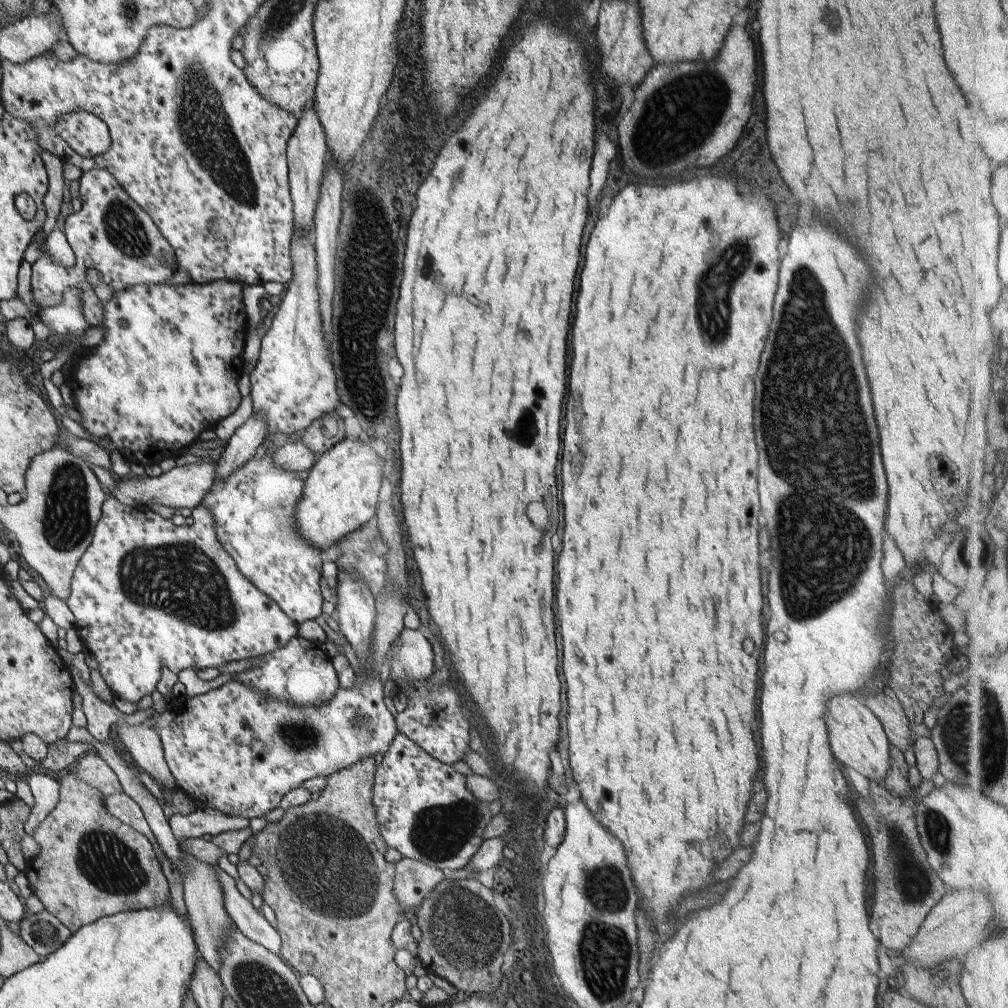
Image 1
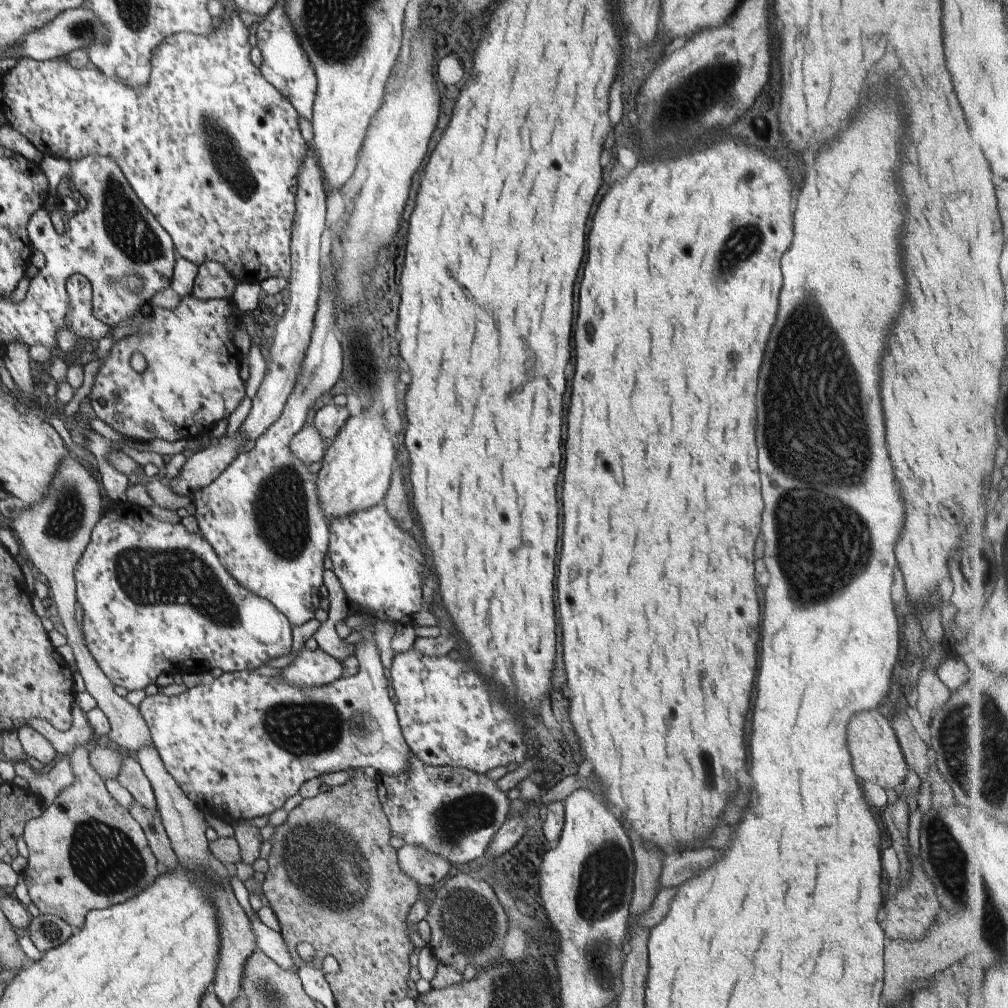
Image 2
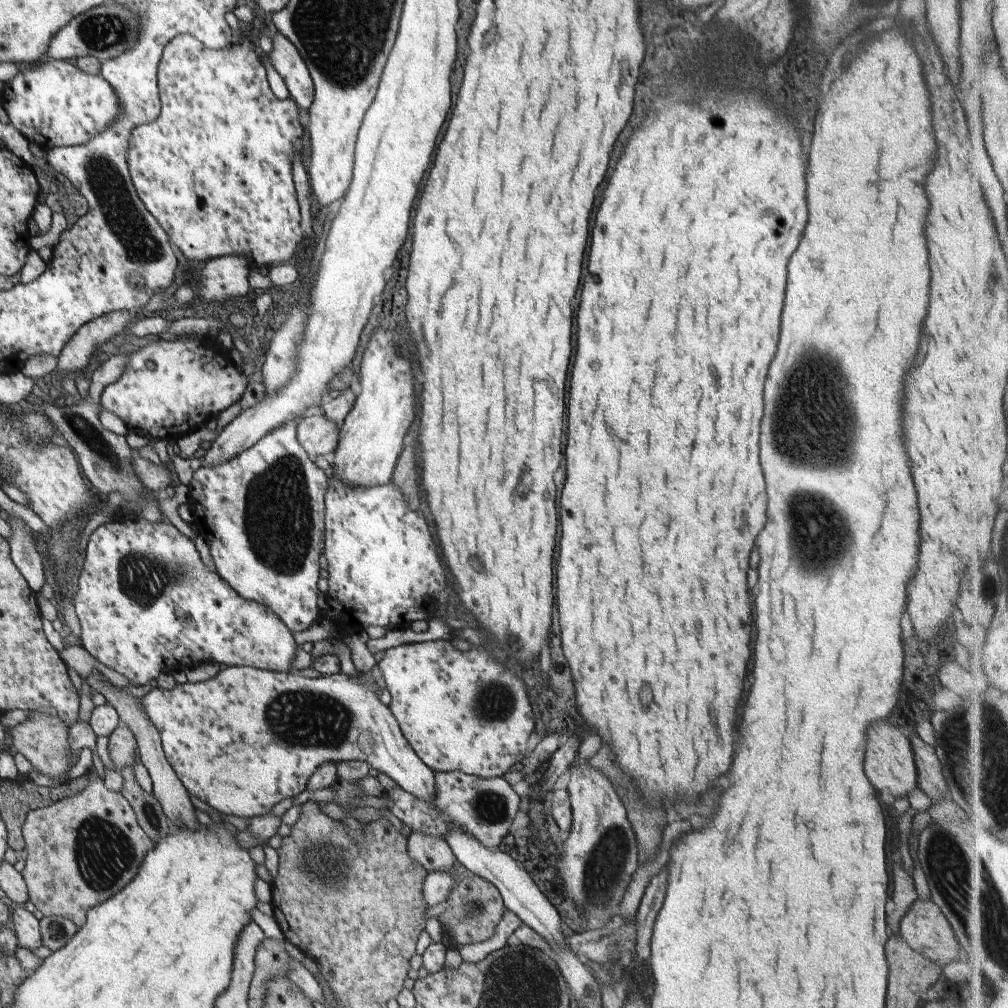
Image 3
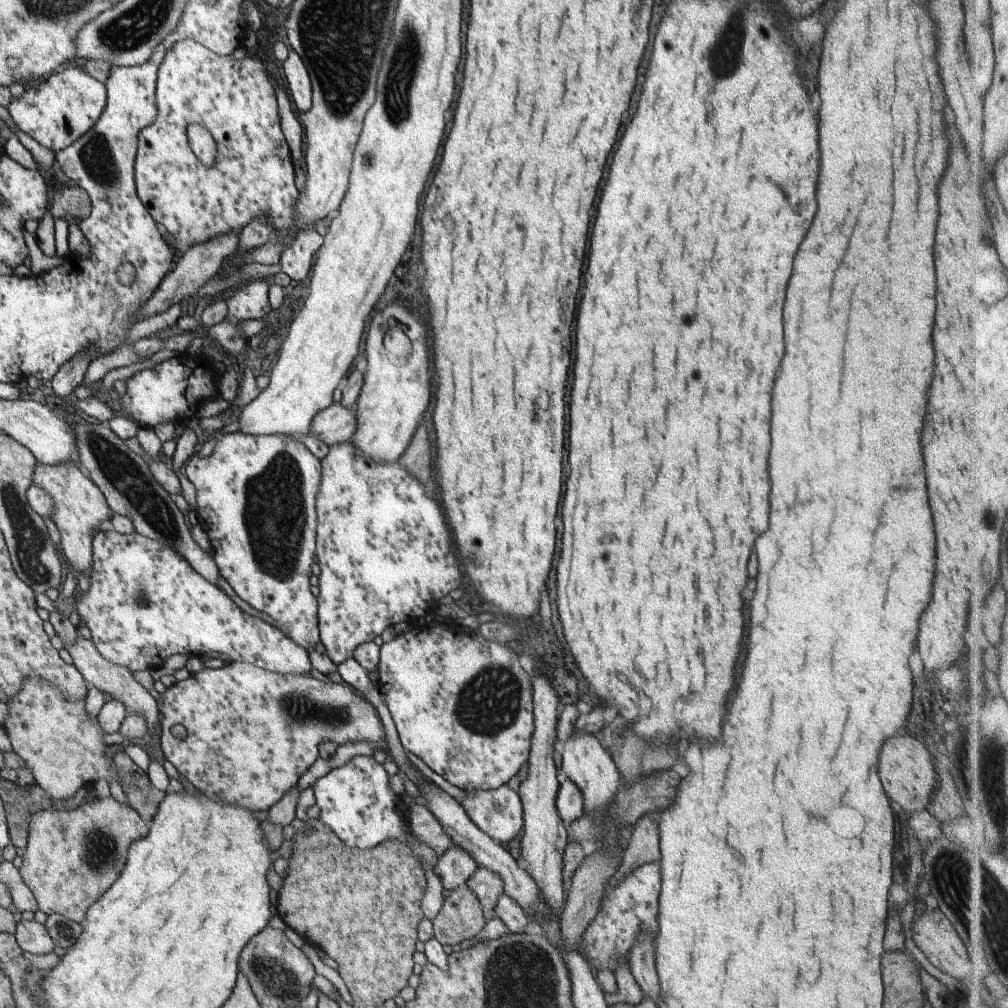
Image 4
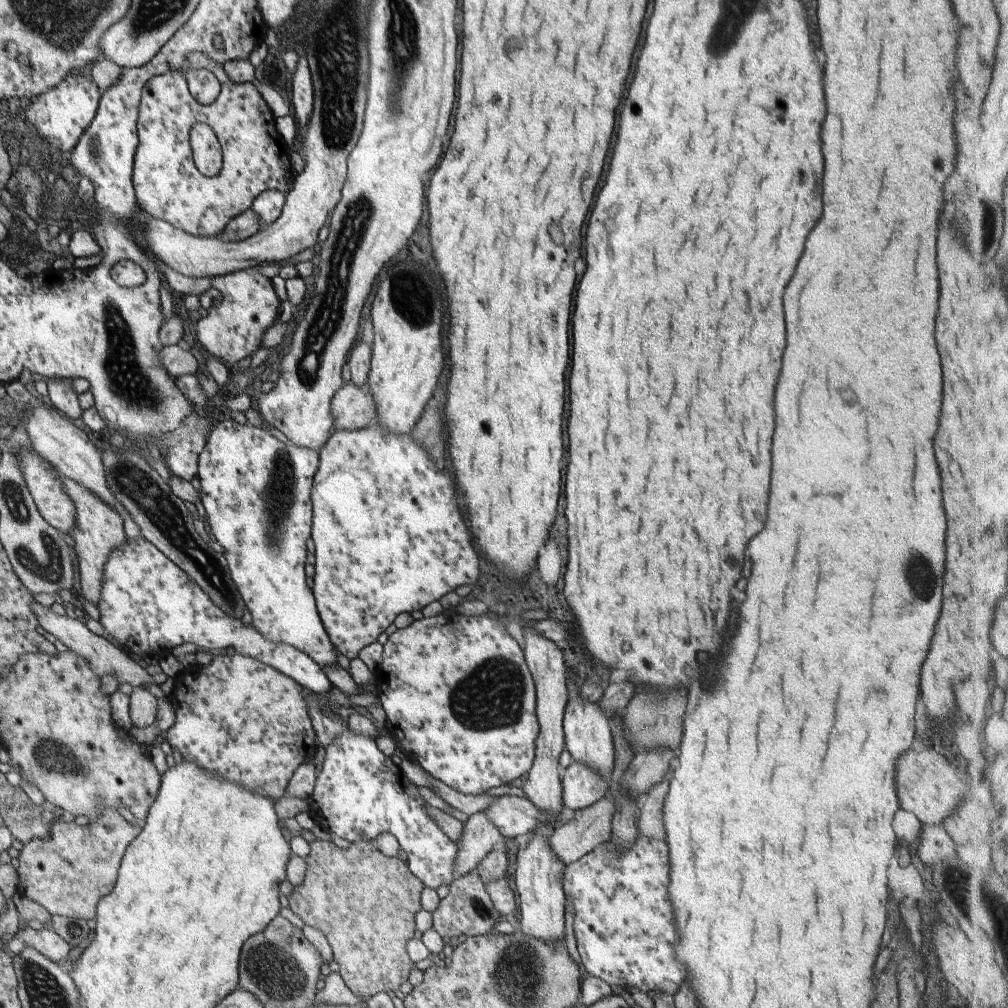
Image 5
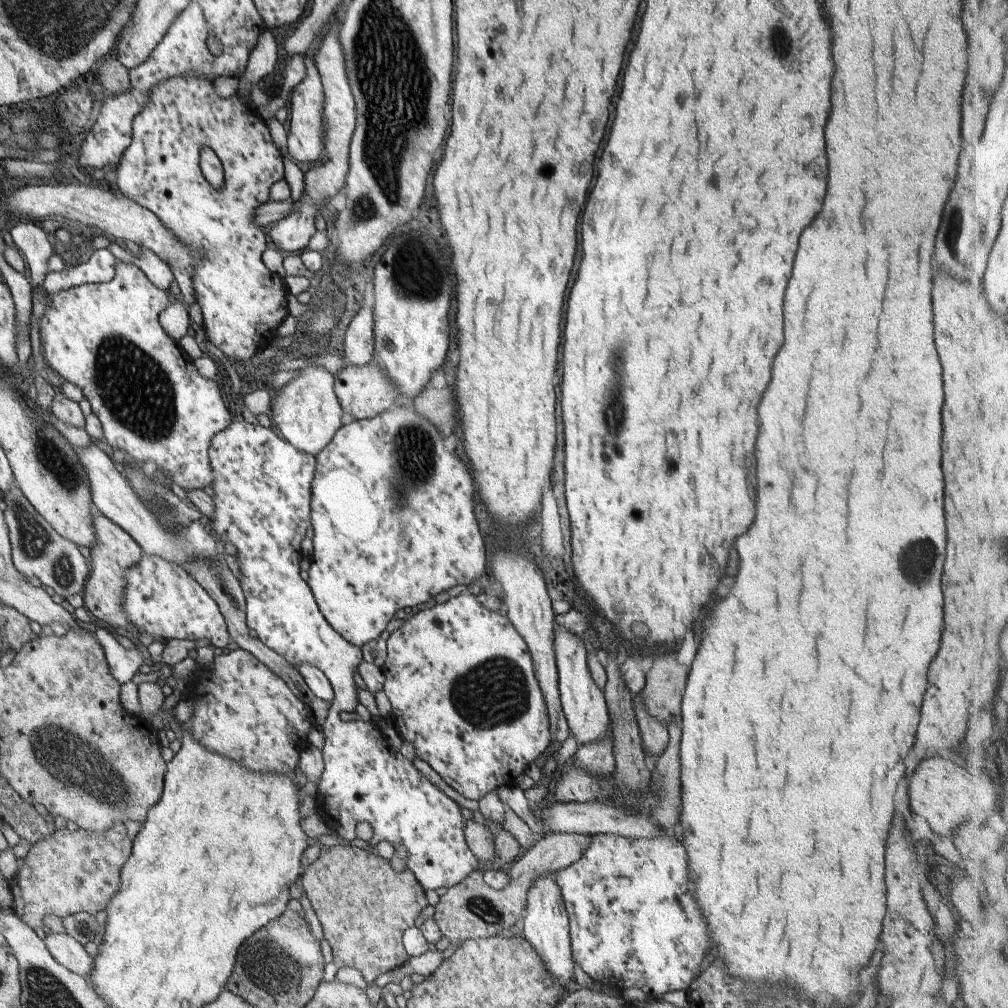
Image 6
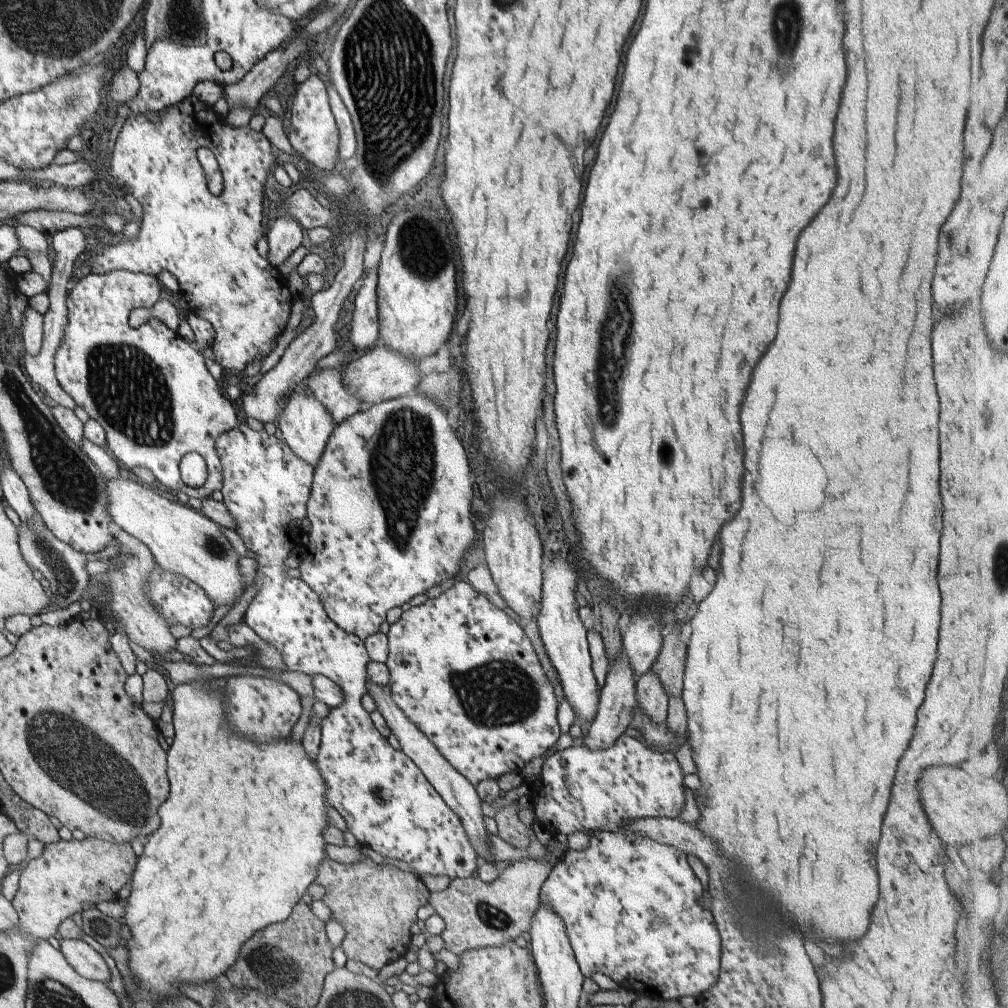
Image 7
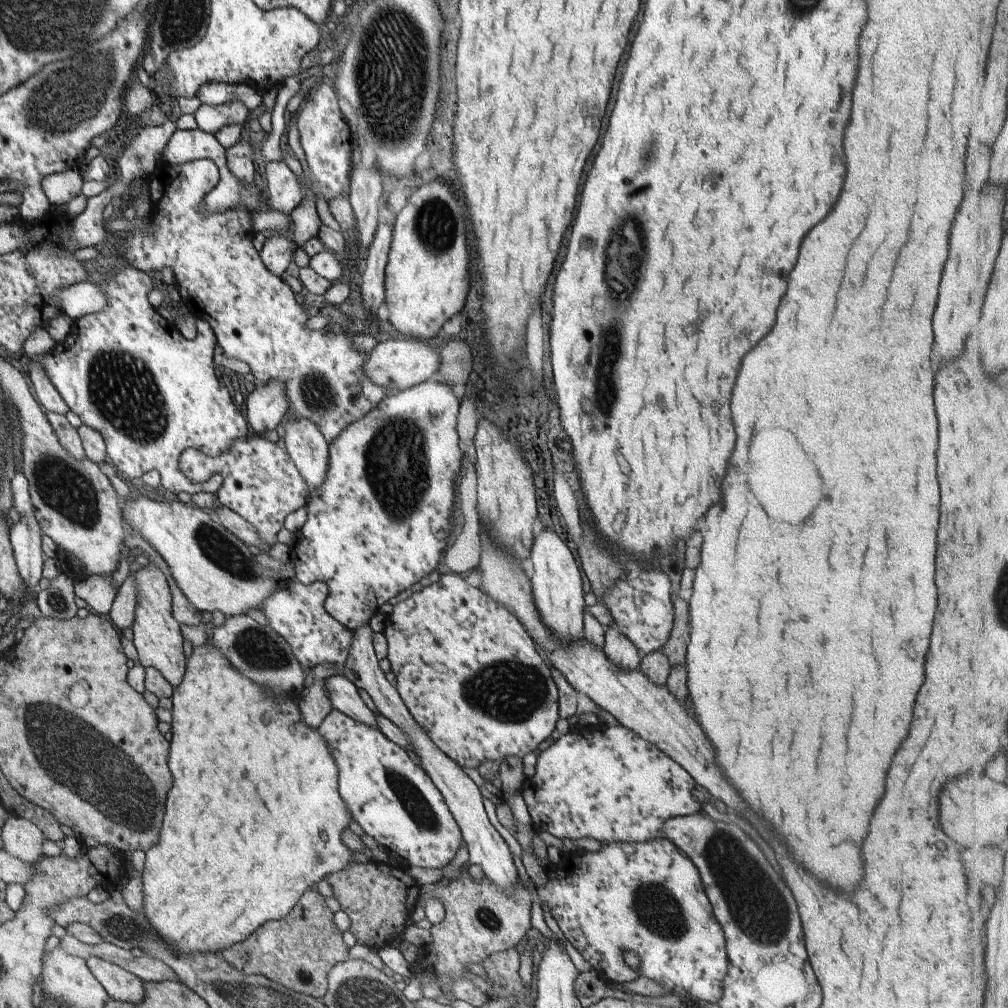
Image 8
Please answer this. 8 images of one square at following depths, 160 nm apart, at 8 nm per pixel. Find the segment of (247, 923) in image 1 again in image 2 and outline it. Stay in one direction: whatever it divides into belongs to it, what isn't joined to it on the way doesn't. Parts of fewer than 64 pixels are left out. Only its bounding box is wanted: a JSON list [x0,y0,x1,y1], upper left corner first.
[251,917,299,972]

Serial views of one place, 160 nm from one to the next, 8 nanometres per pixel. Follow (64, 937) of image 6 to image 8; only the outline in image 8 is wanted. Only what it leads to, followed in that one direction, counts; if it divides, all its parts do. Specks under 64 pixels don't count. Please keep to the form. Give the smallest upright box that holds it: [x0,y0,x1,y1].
[86,956,144,1003]

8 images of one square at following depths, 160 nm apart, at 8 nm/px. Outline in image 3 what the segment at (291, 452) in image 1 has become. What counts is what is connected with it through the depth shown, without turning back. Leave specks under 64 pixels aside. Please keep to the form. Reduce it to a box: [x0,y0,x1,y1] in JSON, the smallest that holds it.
[297,414,339,460]

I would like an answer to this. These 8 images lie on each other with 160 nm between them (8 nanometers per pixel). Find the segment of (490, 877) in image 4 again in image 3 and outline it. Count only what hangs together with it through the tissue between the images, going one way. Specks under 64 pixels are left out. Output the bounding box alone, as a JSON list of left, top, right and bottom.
[437,875,506,950]

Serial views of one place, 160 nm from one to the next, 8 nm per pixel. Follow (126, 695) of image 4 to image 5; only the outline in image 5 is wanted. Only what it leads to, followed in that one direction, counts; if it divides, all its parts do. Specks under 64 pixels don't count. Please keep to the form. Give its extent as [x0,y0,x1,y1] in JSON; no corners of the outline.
[32,600,152,689]

